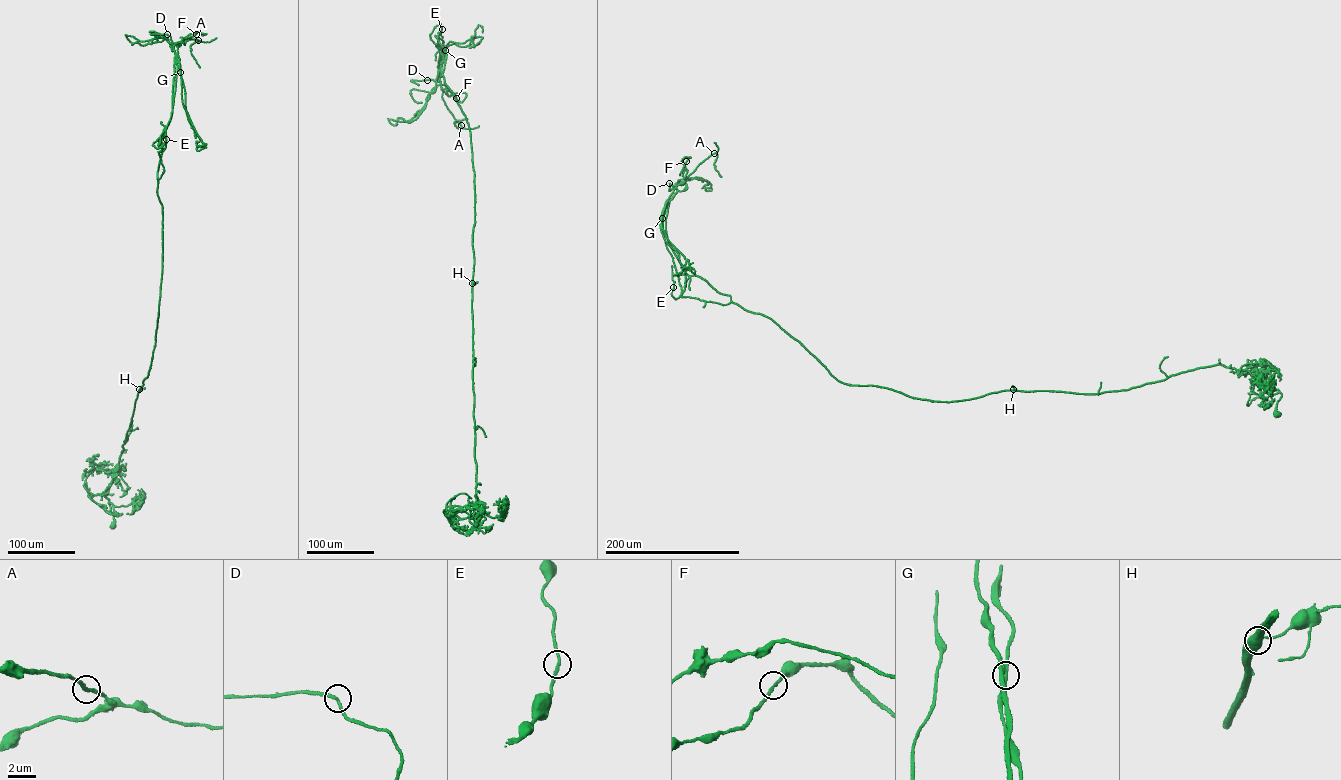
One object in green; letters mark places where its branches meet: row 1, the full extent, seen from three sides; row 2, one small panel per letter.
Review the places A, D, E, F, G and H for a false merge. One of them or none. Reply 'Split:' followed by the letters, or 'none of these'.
Split: none of these

